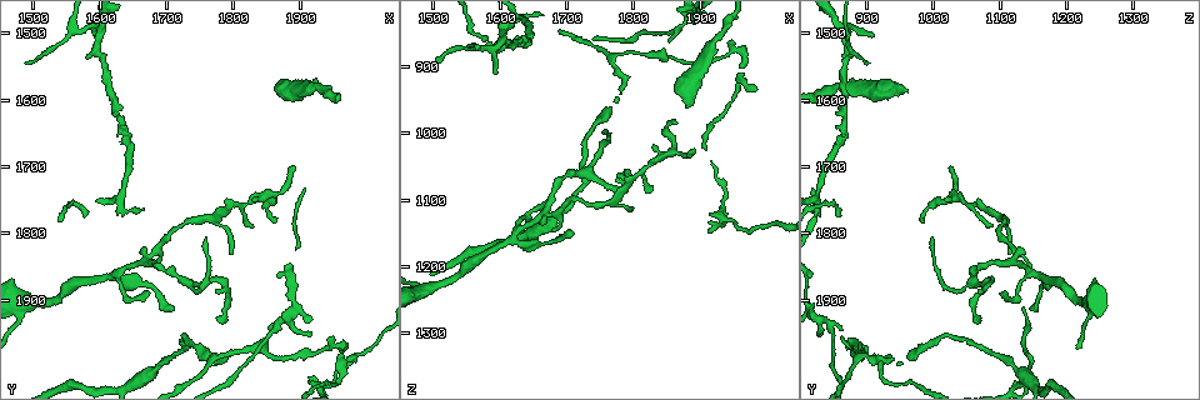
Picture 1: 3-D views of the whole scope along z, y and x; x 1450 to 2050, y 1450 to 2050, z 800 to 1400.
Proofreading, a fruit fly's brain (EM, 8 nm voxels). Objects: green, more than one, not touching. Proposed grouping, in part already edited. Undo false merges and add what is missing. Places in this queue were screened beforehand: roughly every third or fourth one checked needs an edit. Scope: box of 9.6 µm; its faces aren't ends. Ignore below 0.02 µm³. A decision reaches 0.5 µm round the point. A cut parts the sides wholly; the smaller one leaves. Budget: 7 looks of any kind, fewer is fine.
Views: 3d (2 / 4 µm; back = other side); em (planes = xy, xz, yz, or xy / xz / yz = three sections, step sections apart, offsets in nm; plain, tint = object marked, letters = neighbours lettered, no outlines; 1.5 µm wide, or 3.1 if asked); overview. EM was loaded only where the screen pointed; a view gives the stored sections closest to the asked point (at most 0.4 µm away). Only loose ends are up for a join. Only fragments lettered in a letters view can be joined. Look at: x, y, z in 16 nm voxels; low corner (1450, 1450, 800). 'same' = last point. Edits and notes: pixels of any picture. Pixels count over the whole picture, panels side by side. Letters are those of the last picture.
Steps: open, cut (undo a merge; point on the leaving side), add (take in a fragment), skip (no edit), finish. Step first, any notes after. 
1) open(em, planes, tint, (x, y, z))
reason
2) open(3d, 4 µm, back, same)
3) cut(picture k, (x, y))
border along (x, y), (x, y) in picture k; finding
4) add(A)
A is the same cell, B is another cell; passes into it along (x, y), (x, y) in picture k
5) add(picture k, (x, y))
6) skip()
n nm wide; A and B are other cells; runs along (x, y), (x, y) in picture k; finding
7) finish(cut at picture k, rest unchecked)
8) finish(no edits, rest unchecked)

open(3d, 4 µm, (1660, 1845, 1120))
three-way junction

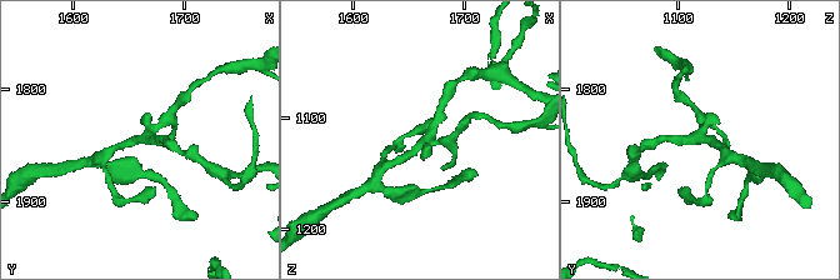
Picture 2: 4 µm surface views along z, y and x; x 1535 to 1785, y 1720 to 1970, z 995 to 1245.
open(em, planes, letters, (1662, 1846, 1124))
need the tissue

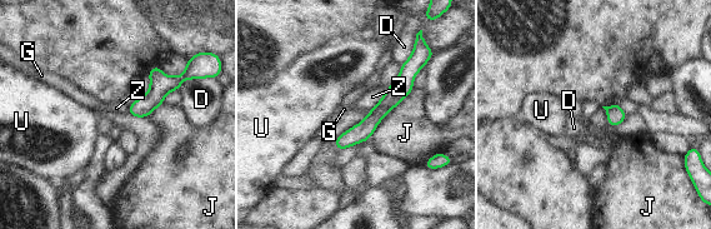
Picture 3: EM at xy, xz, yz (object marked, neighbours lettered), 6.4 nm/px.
skip()
D, G, J, U and Z are other cells; runs along (422, 49), (402, 86), (340, 147) in picture 3; all the same neuron

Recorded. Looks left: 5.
open(em, xz, step 4, letters, (1765, 1805, 995))
free end

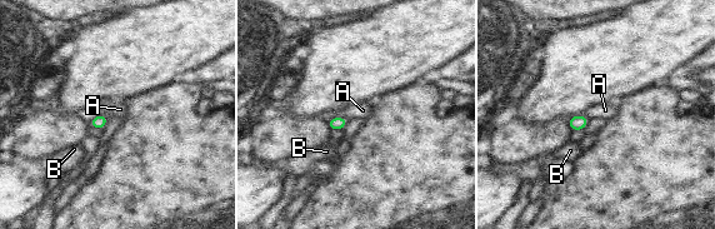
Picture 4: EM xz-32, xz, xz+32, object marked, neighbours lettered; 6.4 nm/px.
skip()
A and B are other cells; border along (334, 117), (348, 118) in picture 4; no lettered fragment goes on from it

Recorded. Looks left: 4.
open(em, planes, plain, (1600, 1490, 860))
abrupt turn

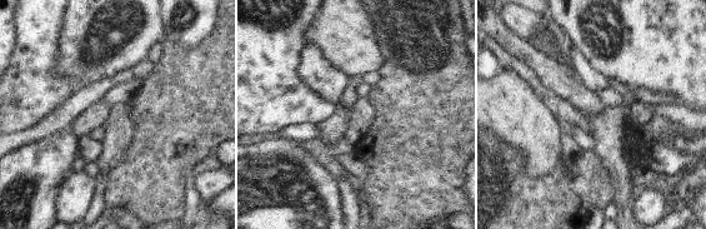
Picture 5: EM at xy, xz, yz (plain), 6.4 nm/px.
open(em, planes, letters, same)

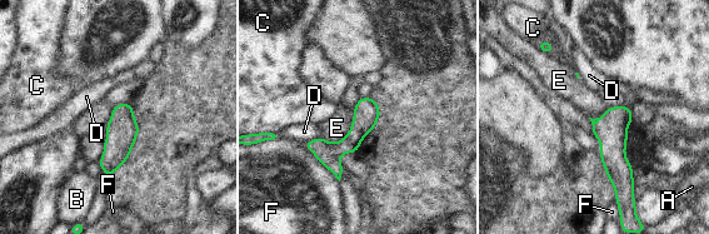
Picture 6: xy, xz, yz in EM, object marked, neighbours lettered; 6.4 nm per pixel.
skip()
A, B, C, D, E and F are other cells; runs along (368, 100), (334, 155), (338, 174) in picture 6; all the same neuron

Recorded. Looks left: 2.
finish(no edits, rest unchecked)

